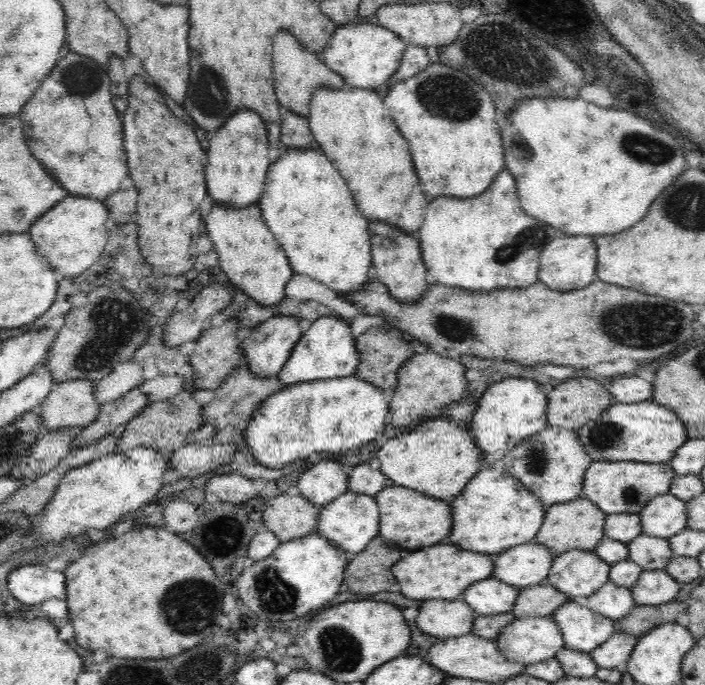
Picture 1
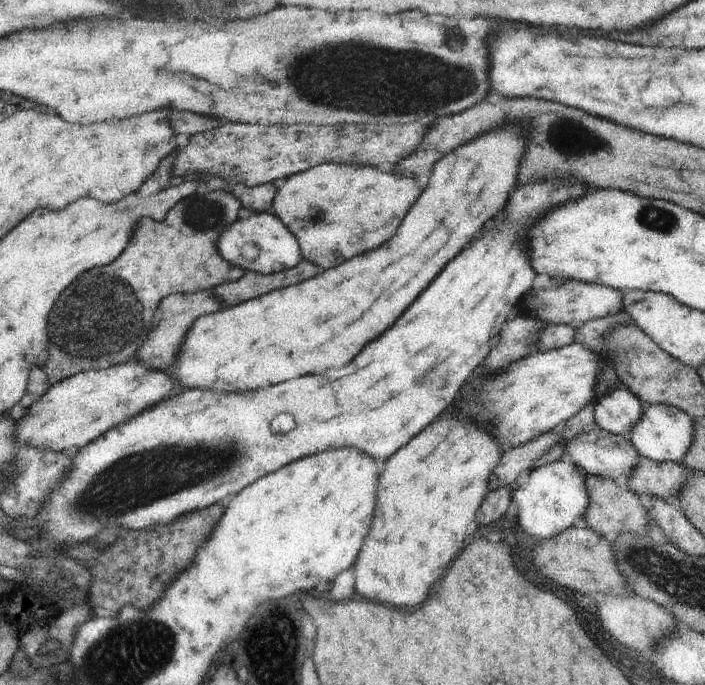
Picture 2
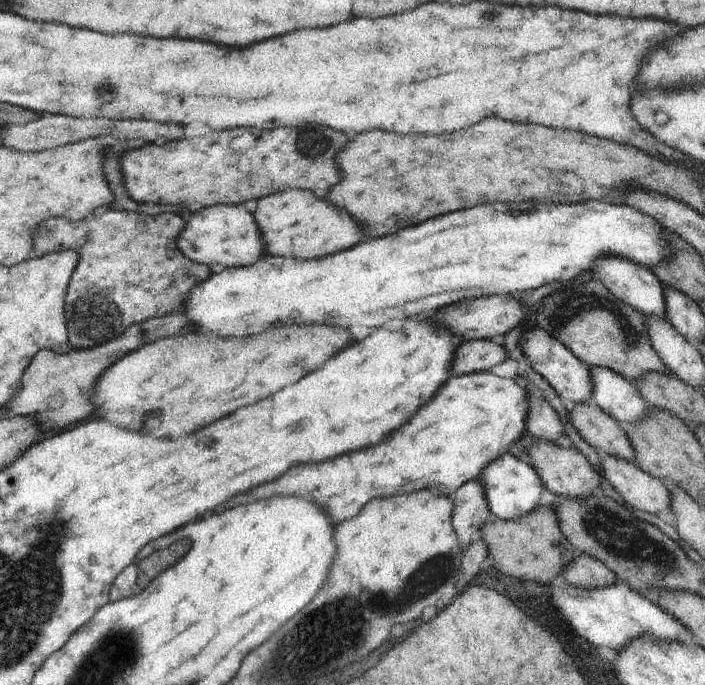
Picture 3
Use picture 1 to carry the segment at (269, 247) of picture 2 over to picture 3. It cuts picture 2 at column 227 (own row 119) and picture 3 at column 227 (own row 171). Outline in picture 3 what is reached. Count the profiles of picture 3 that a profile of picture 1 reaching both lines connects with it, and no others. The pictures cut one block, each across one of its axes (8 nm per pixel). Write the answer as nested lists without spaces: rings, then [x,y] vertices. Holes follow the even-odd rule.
[[[244,204],[240,206],[212,206],[196,212],[180,234],[176,246],[182,254],[192,262],[197,262],[218,270],[220,268],[236,268],[252,266],[267,255],[260,230],[254,222],[252,213],[246,212]]]

